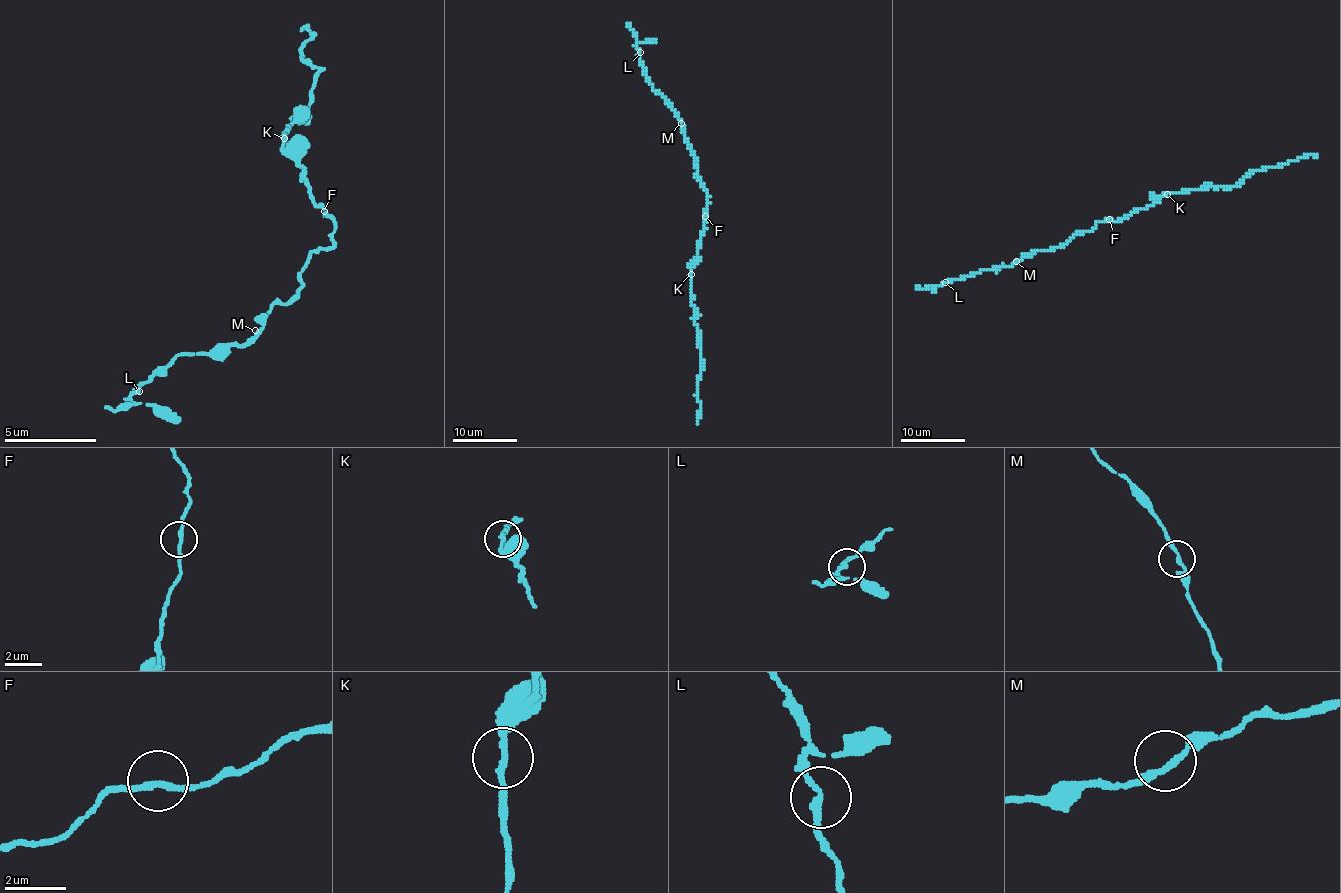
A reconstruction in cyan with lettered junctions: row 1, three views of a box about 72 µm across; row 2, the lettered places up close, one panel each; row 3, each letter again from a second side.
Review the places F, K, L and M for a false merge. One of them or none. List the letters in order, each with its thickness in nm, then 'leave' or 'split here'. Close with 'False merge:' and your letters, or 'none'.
F: calibre 200 nm; leave
K: calibre 180 nm; leave
L: calibre 190 nm; leave
M: calibre 190 nm; leave
False merge: none

